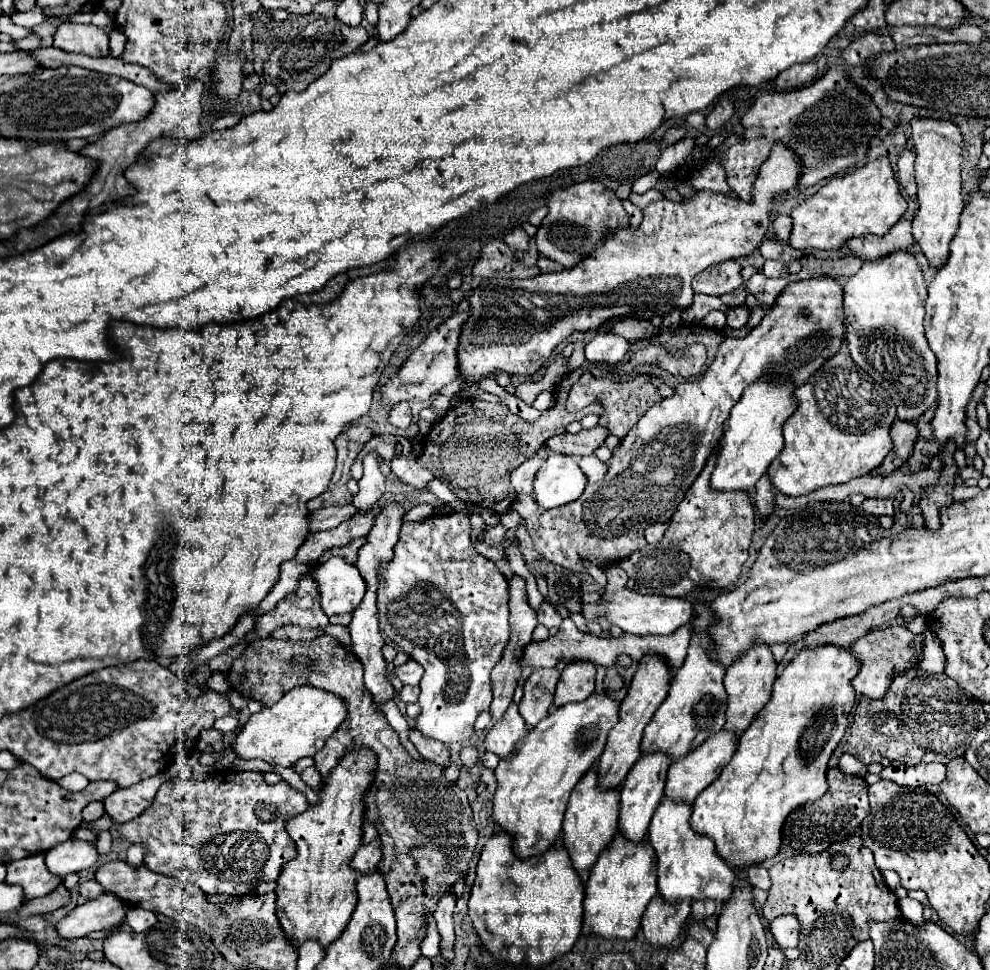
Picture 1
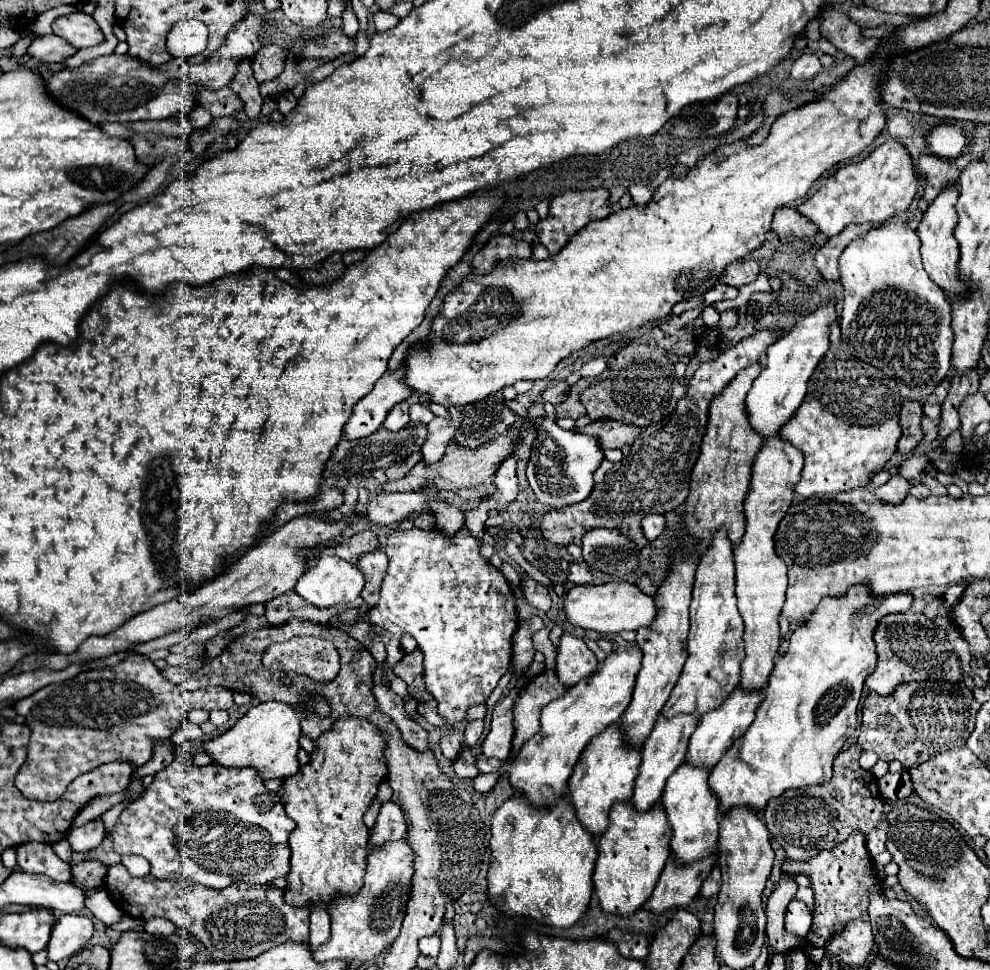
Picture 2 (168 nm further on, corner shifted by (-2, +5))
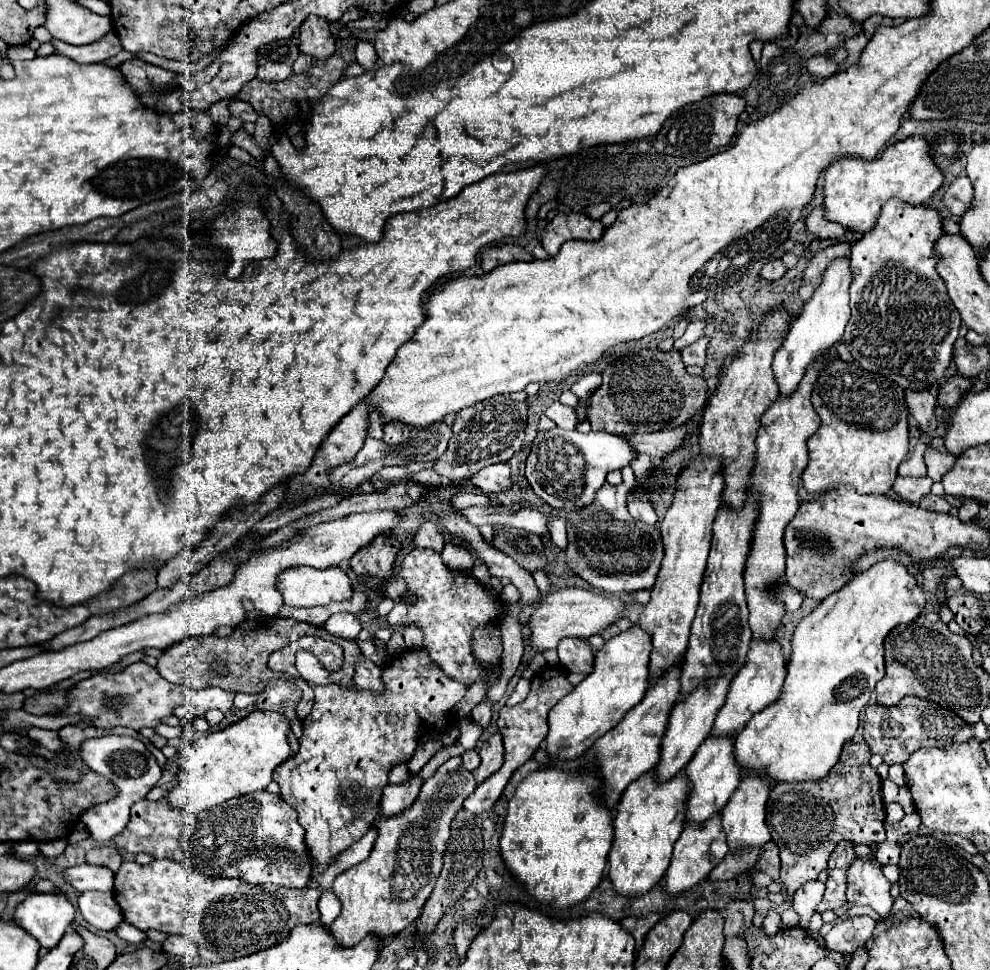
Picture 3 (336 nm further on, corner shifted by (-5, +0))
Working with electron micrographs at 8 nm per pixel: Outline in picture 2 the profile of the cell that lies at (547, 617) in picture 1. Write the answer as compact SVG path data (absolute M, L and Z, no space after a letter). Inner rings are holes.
M521 578L523 582L523 590L525 590L525 598L529 604L533 604L535 608L549 612L551 610L551 594L545 586L541 586L539 582L535 582L533 578Z

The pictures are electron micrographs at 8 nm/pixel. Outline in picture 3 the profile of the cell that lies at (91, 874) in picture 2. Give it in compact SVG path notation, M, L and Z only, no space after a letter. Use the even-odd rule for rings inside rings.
M94 847L90 851L86 851L86 861L90 865L104 865L112 871L118 871L118 867L122 865L122 855L116 847Z

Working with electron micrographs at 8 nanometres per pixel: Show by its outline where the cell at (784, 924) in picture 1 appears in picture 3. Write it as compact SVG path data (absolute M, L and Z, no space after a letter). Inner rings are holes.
M814 879L814 881L808 881L800 887L800 891L796 891L792 895L794 899L794 909L800 913L800 927L808 929L808 921L810 917L814 915L816 911L816 905L822 901L822 895L824 895L824 883Z

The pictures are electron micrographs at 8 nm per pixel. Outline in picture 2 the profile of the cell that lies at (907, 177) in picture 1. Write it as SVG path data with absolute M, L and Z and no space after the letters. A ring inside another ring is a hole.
M921 154L915 160L915 168L921 176L925 202L931 202L933 196L937 196L945 184L957 182L957 178L959 178L959 170L951 162L939 158L939 156L933 156L933 154Z

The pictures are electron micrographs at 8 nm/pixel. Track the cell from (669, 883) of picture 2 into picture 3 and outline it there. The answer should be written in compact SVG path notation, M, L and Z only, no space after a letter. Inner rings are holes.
M716 813L712 819L708 819L704 823L686 823L684 831L680 833L680 837L674 845L672 863L666 871L664 889L670 895L678 895L678 893L694 887L698 881L708 877L712 867L716 867L716 863L720 863L720 859L724 859L724 855L728 853L728 845L726 845L726 835L722 831L720 821L722 821L722 817L720 817L720 813Z

